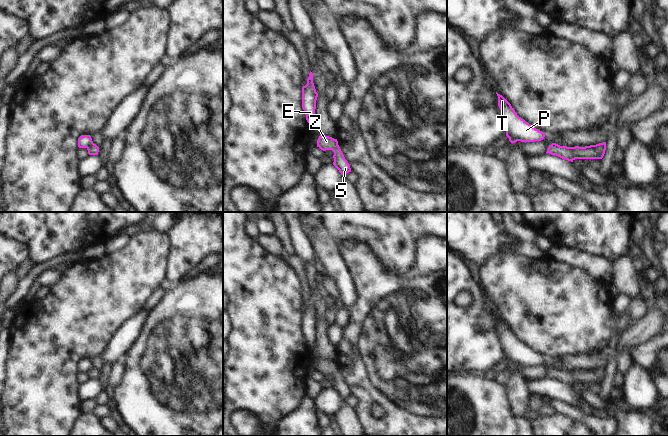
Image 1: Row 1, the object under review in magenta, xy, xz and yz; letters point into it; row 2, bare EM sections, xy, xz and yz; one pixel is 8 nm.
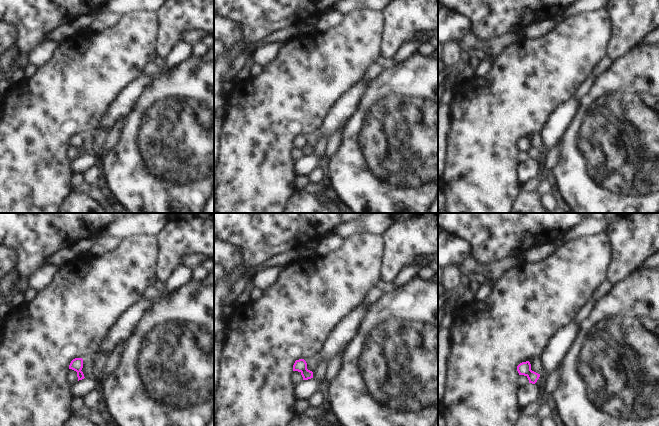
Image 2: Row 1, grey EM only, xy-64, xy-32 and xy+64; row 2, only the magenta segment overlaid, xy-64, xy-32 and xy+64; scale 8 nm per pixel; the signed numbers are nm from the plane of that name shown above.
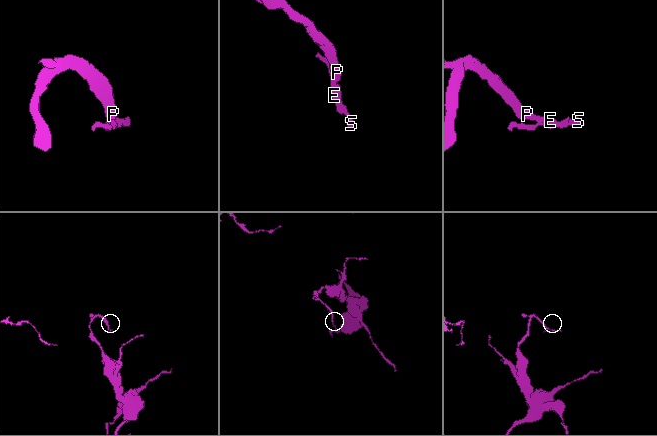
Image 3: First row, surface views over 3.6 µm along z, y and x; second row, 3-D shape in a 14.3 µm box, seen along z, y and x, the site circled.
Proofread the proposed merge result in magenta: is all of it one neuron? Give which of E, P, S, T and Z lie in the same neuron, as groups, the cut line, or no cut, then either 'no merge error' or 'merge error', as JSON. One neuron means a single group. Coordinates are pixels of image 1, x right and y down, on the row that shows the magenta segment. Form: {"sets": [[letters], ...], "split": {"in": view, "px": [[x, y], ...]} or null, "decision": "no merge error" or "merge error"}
{"sets": [["E", "P", "T"], ["S", "Z"]], "split": {"in": "xy", "px": [[92, 142], [86, 147]]}, "decision": "merge error"}

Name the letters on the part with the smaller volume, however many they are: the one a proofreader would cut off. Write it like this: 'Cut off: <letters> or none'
Cut off: S, Z

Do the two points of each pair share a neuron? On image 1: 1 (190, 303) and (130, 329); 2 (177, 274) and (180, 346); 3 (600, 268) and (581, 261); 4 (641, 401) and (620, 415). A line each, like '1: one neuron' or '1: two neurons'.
1: two neurons
2: two neurons
3: one neuron
4: two neurons

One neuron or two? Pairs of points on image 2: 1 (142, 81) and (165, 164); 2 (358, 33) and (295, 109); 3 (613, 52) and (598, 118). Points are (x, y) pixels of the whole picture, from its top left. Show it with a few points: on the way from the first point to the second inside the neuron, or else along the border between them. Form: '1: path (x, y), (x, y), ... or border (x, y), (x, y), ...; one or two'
1: border (156, 74), (137, 99), (133, 109); two
2: path (343, 52), (305, 90); one
3: border (633, 48), (613, 62); two

